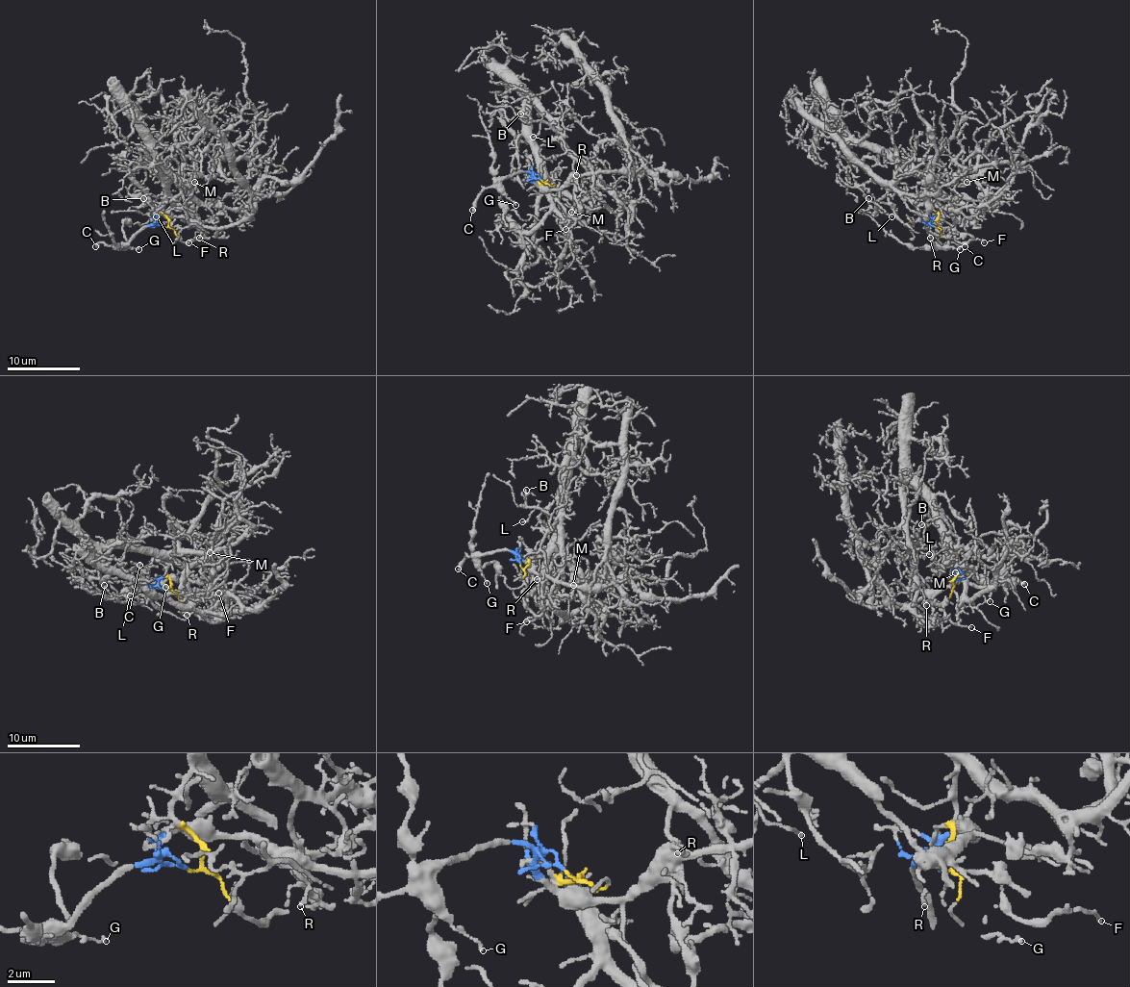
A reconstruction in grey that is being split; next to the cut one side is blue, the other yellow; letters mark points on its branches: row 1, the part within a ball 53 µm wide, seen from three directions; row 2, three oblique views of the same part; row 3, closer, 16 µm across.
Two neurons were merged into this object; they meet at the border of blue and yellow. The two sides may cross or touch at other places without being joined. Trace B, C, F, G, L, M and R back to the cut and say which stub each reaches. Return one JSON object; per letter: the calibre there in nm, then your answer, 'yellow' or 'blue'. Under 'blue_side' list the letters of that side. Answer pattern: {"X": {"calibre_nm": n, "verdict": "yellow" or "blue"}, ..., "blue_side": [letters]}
{"B": {"calibre_nm": 100, "verdict": "yellow"}, "C": {"calibre_nm": 320, "verdict": "blue"}, "F": {"calibre_nm": 120, "verdict": "blue"}, "G": {"calibre_nm": 100, "verdict": "blue"}, "L": {"calibre_nm": 140, "verdict": "yellow"}, "M": {"calibre_nm": 90, "verdict": "yellow"}, "R": {"calibre_nm": 110, "verdict": "blue"}, "blue_side": ["C", "F", "G", "R"]}

